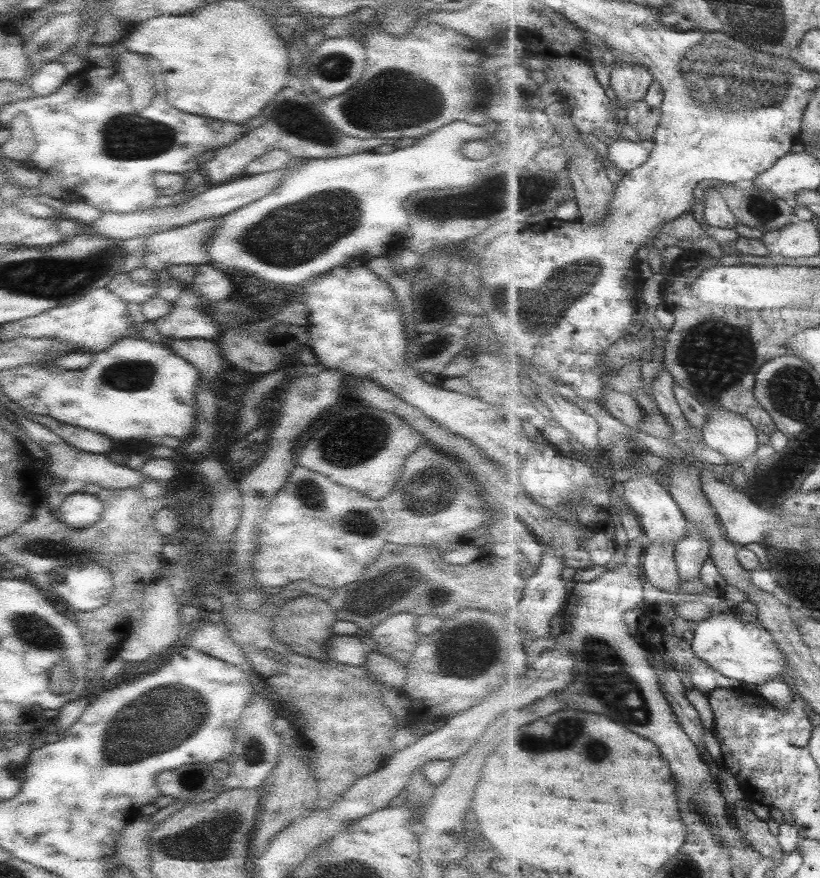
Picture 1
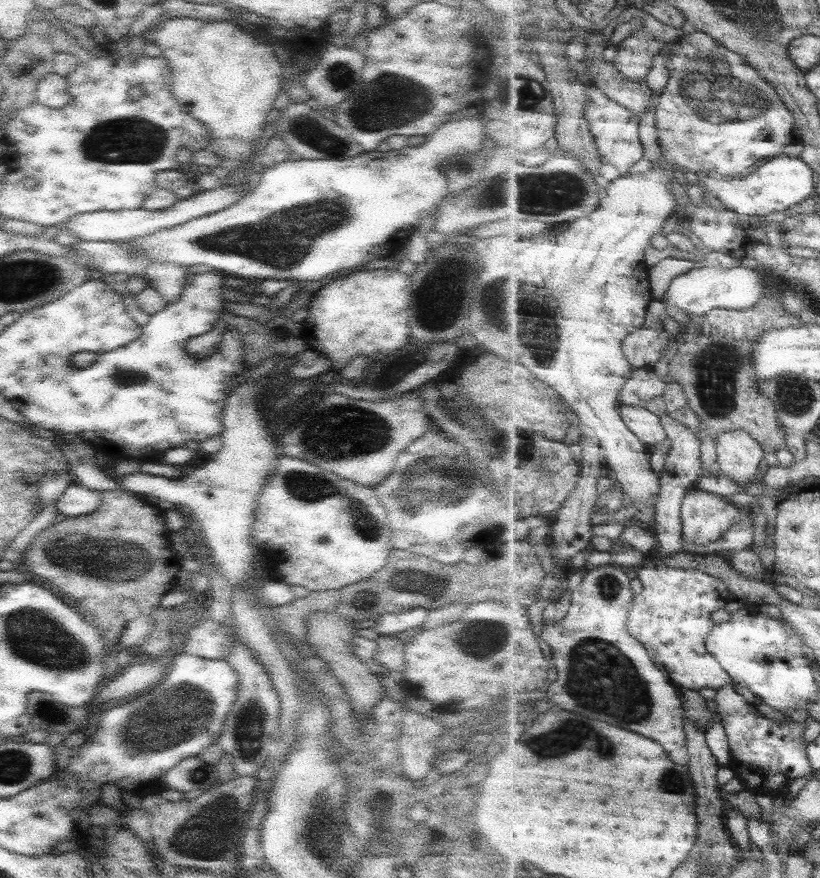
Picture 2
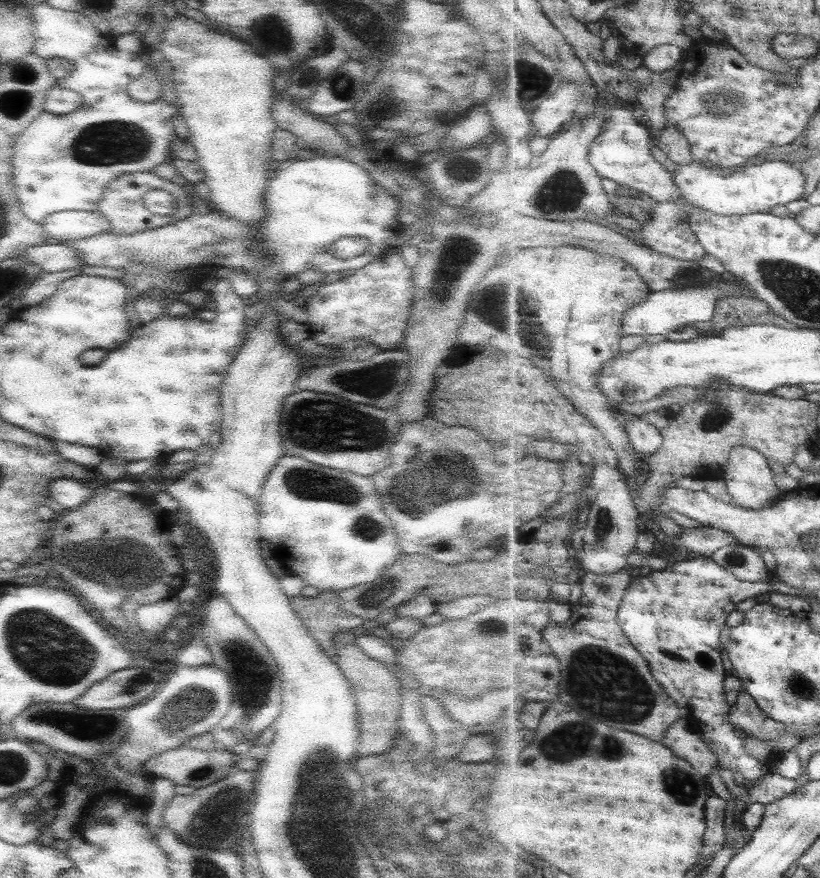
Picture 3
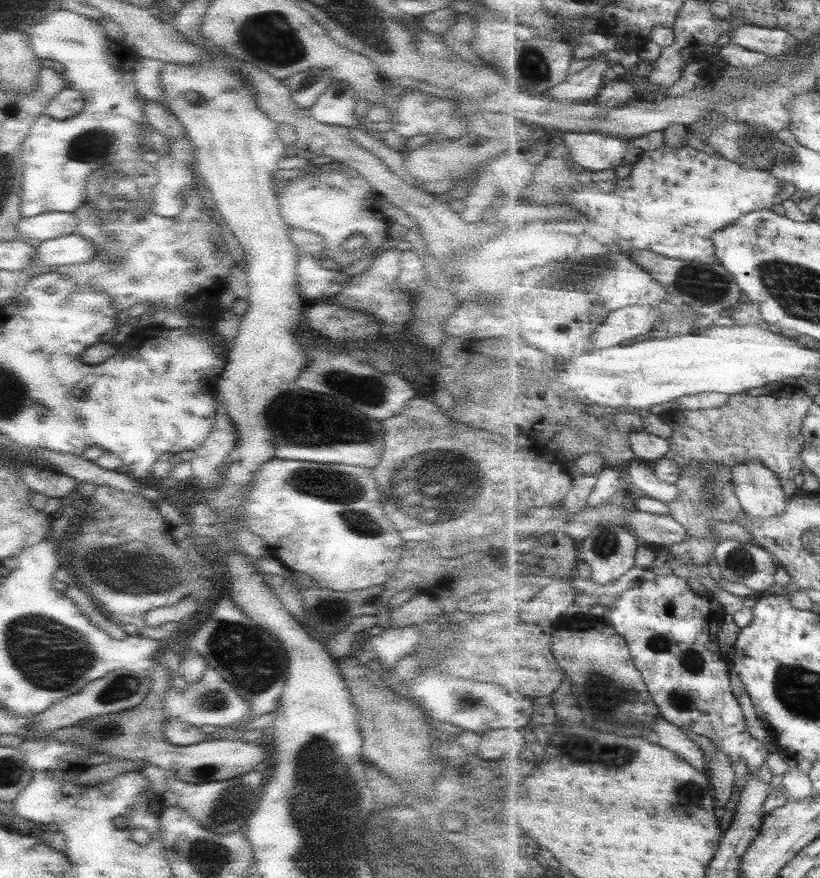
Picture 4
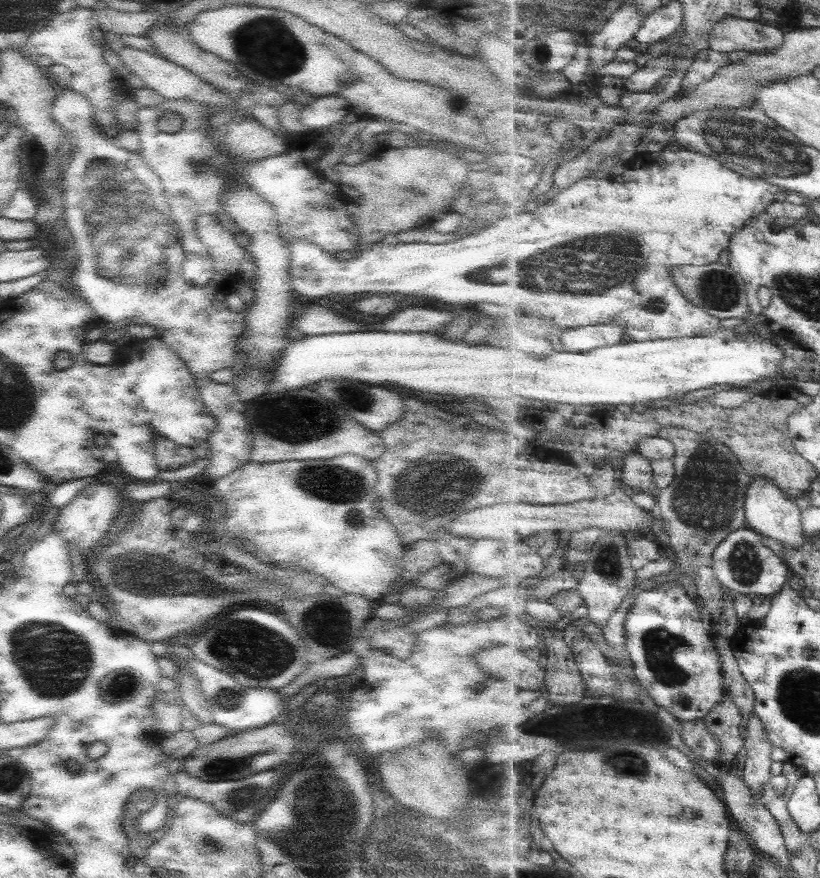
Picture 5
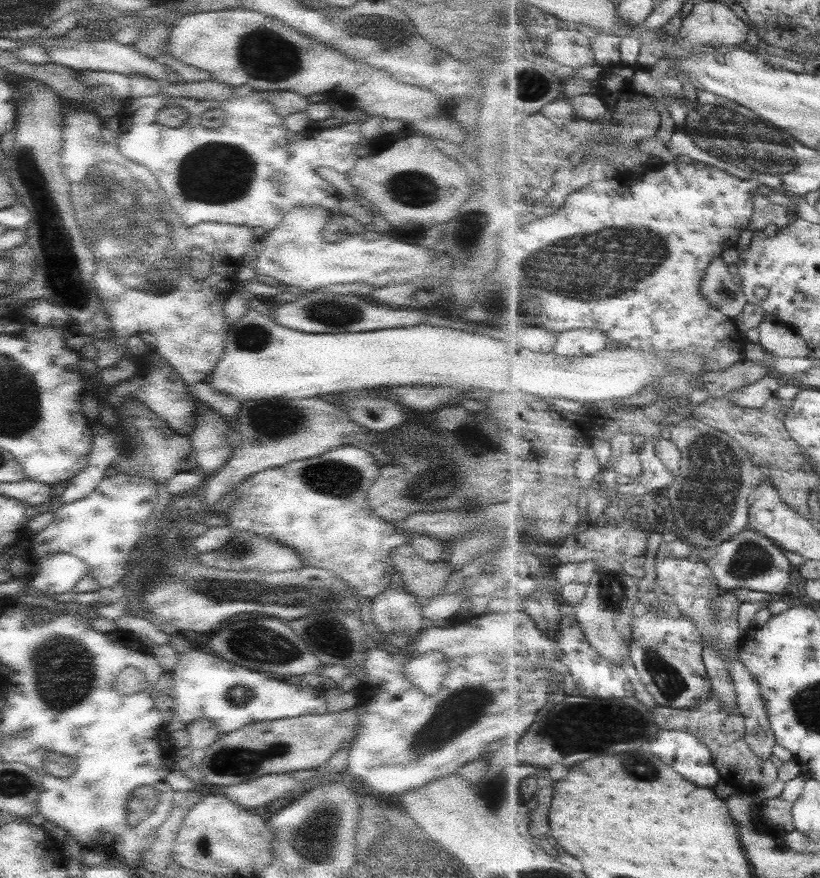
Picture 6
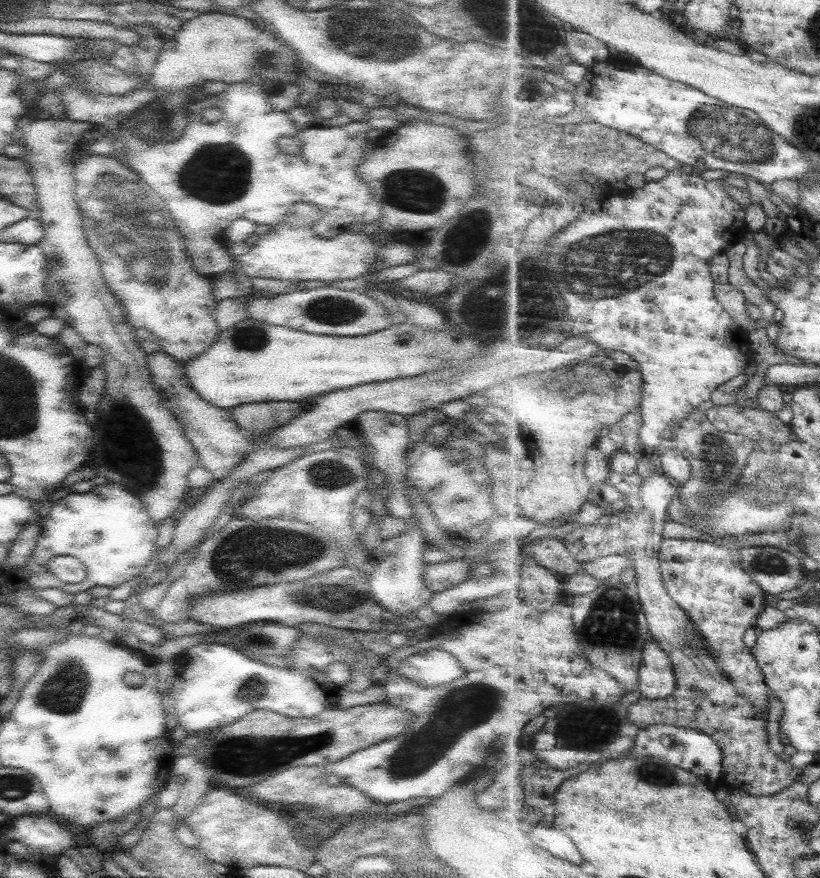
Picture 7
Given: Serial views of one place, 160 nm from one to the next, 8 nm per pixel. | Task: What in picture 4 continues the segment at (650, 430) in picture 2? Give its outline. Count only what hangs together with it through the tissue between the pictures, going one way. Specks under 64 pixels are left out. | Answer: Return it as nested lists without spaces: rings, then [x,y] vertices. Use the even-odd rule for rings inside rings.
[[[644,428],[632,431],[629,434],[630,448],[637,460],[657,462],[663,459],[670,451],[668,439],[647,432]]]

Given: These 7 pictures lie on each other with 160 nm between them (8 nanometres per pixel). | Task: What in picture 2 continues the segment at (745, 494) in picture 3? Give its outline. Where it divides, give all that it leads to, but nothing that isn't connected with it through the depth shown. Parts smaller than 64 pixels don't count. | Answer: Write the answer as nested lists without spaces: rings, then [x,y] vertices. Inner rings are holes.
[[[737,429],[729,432],[722,432],[716,436],[716,462],[720,467],[719,474],[731,478],[736,484],[744,486],[749,482],[756,482],[757,470],[764,471],[763,446],[761,443],[745,429]]]

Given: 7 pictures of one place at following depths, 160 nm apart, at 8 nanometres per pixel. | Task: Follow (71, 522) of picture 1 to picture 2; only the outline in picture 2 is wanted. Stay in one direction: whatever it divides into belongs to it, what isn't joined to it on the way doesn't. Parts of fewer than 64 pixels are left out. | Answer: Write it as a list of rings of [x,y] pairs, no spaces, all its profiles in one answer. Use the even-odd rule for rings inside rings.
[[[72,482],[55,502],[59,513],[69,518],[93,512],[100,505],[100,492],[89,490]]]

